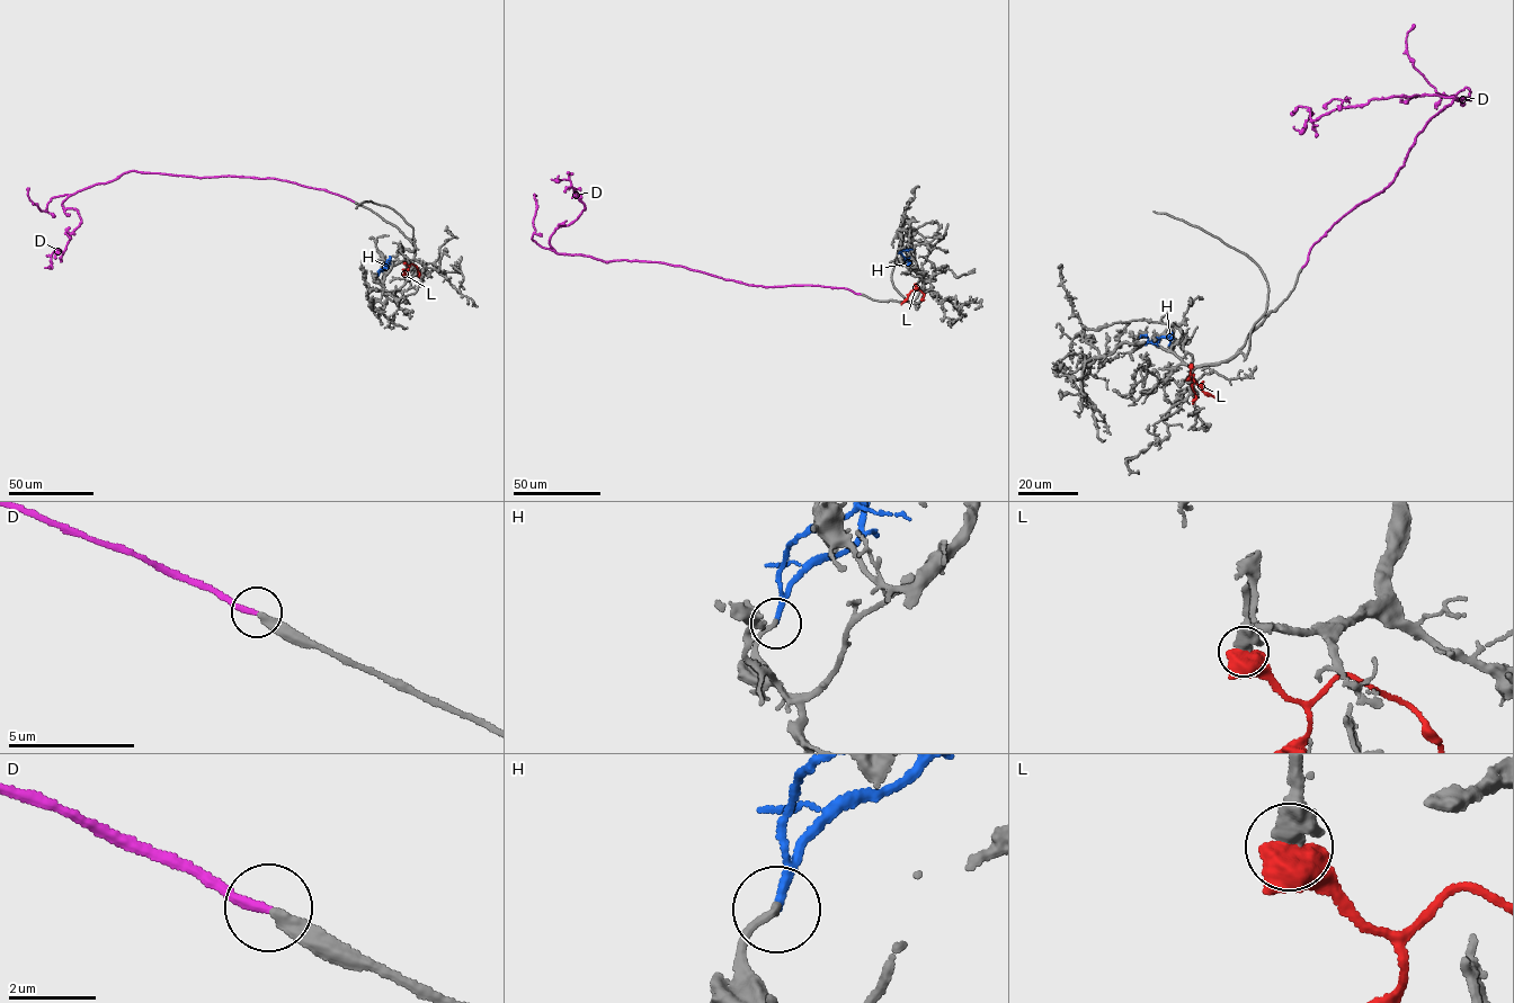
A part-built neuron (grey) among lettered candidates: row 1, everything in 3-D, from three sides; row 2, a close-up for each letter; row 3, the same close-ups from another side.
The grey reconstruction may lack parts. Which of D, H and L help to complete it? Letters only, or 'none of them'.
D

